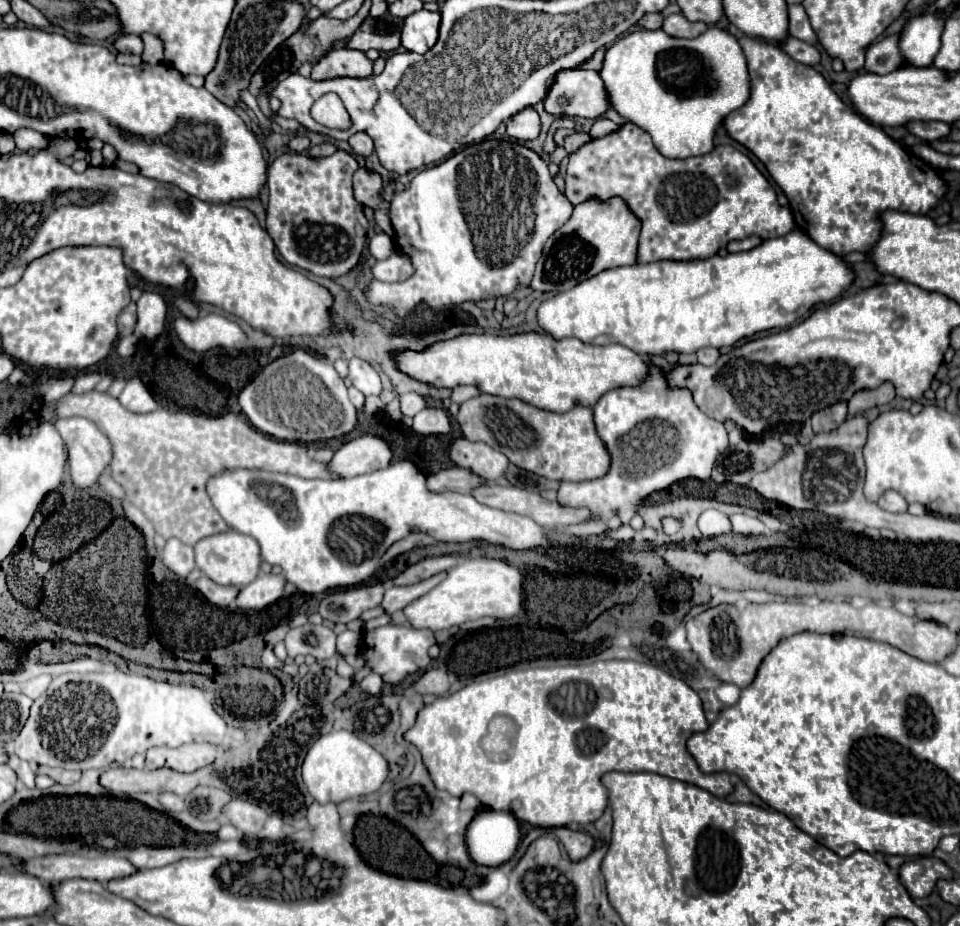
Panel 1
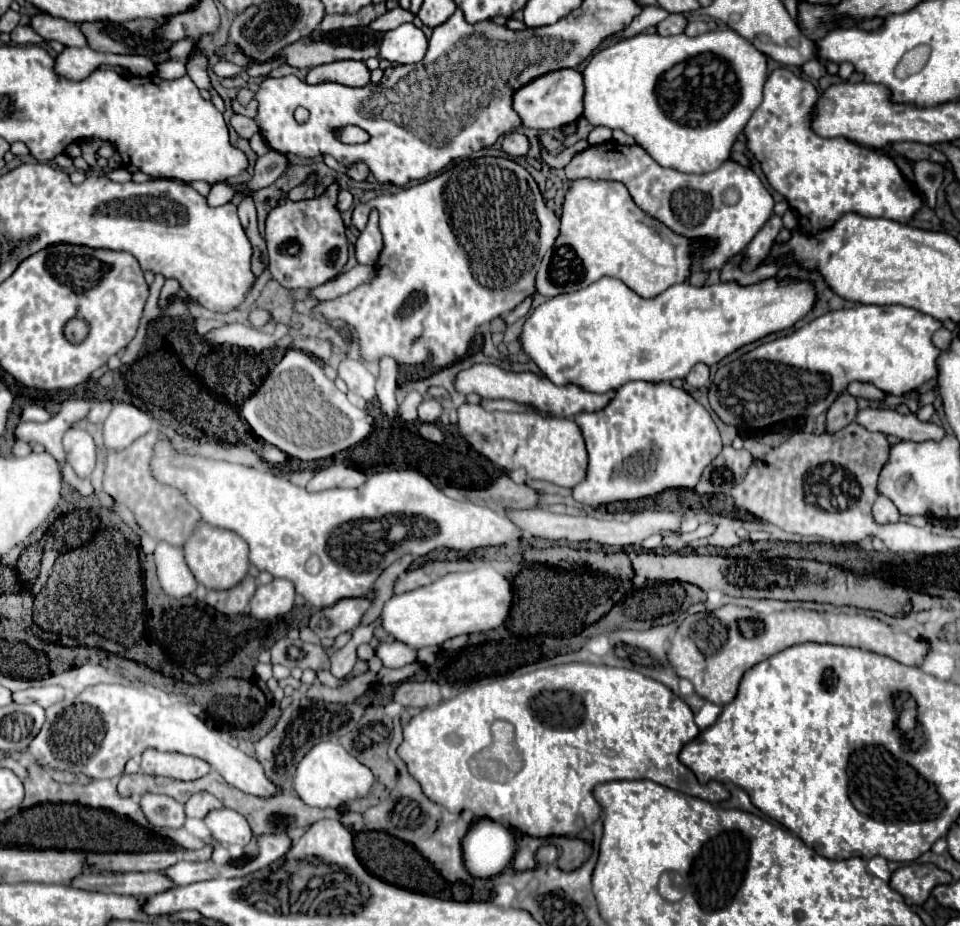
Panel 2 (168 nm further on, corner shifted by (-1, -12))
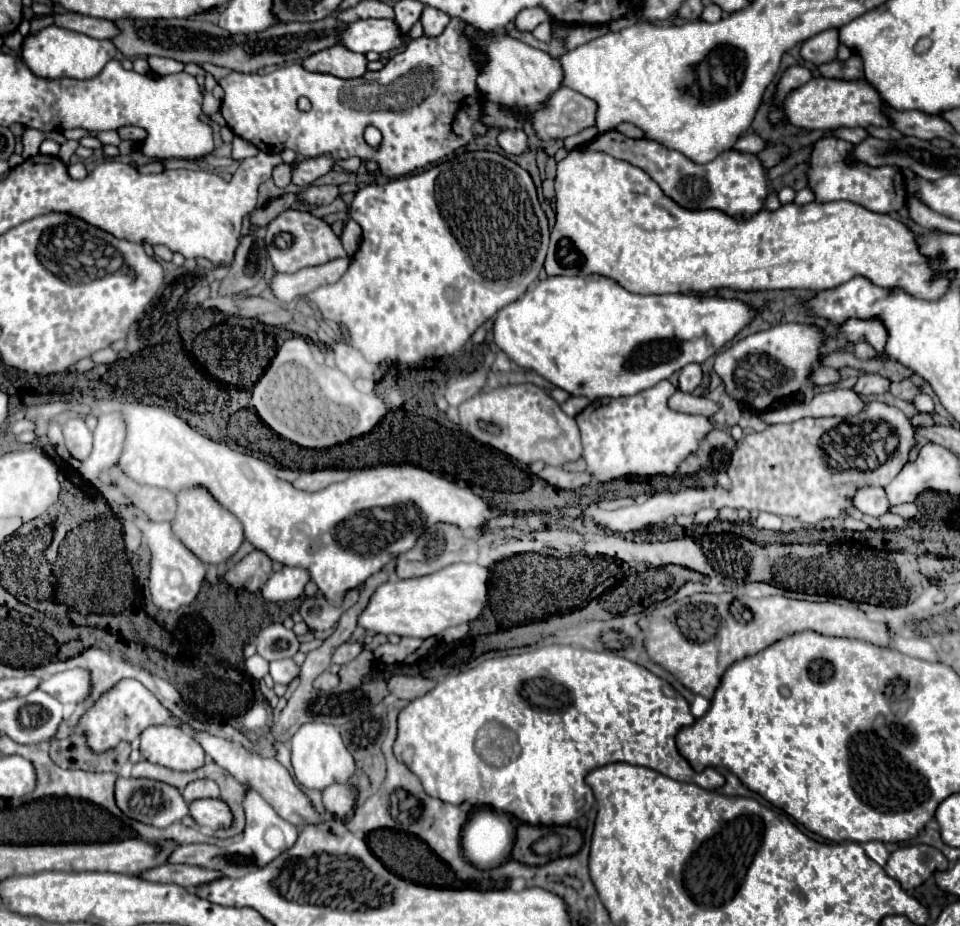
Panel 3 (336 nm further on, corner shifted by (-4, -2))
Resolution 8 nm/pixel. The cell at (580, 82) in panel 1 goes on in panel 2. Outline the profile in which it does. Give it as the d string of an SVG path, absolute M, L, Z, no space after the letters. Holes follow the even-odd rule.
M561 68L537 76L533 84L525 84L525 88L513 92L513 110L521 116L523 126L543 132L575 122L583 116L583 78L573 68Z

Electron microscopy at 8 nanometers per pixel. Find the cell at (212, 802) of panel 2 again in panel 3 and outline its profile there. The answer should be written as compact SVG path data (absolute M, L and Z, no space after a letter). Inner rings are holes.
M194 780L186 786L182 796L186 802L194 802L200 798L220 798L220 788L214 780Z

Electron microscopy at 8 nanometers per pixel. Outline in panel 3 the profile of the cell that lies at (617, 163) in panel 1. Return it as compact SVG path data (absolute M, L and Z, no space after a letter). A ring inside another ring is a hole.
M608 130L604 134L598 134L584 148L606 152L622 162L628 162L644 170L662 188L662 192L668 198L672 198L678 206L686 210L714 208L736 220L748 220L764 208L764 202L768 198L766 170L756 154L728 150L708 164L696 164L688 160L684 154L676 150L668 150L654 140L648 140L648 138L634 140L634 138L620 134L618 130Z

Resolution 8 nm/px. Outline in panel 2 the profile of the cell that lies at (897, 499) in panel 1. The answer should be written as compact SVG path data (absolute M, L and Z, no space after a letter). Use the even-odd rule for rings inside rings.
M879 496L873 504L873 518L877 524L893 524L899 520L899 510L887 496Z

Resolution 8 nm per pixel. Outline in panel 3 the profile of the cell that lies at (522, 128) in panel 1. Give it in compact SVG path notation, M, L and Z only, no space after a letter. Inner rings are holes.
M502 130L498 134L498 144L508 154L522 154L526 150L526 134L524 130Z

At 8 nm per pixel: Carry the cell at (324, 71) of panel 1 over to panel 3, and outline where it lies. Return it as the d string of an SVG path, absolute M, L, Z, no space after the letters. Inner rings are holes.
M332 46L328 50L320 50L304 60L304 68L308 72L326 72L338 78L360 78L366 72L366 56L348 50L346 46Z

